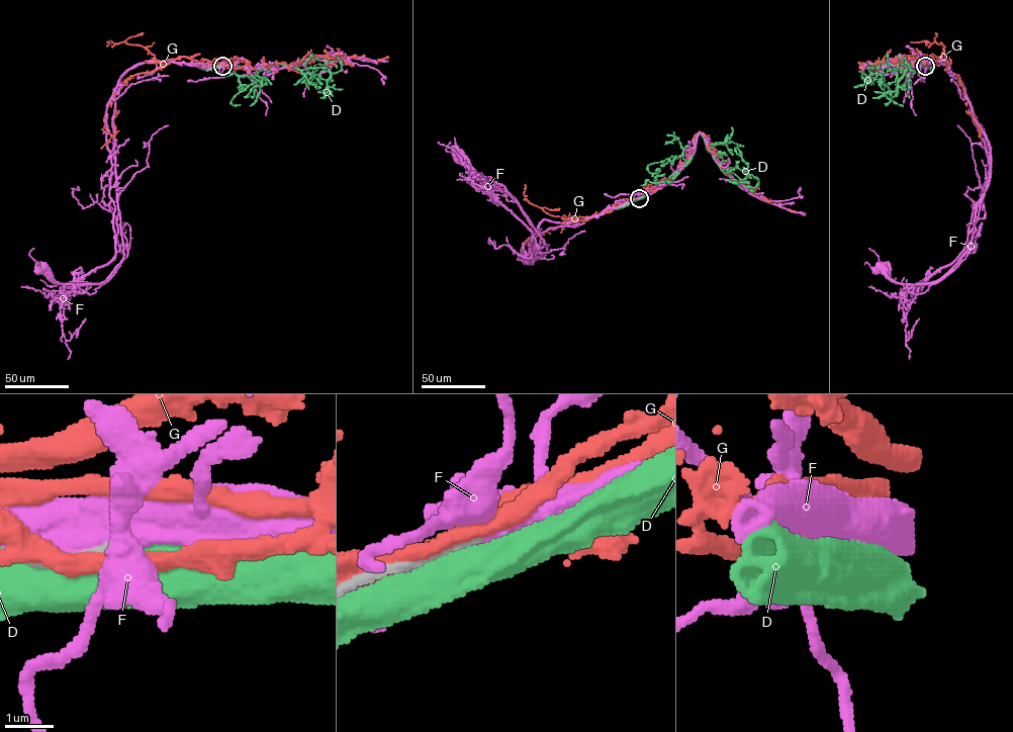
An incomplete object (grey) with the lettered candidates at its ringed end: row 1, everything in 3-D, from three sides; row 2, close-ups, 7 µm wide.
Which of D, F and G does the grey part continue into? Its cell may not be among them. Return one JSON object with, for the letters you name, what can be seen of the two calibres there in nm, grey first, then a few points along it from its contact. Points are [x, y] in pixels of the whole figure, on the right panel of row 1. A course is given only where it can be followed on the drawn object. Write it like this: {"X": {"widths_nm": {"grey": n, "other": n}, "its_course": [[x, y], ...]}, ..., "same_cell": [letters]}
{"same_cell": []}

